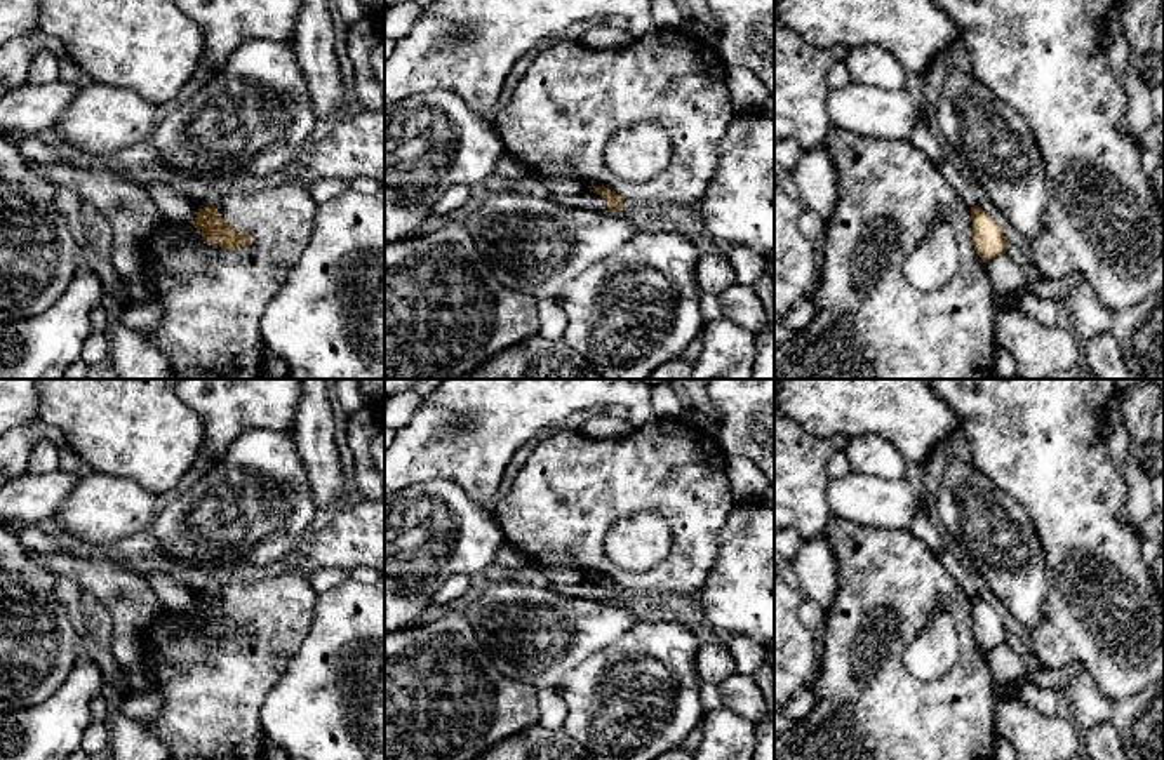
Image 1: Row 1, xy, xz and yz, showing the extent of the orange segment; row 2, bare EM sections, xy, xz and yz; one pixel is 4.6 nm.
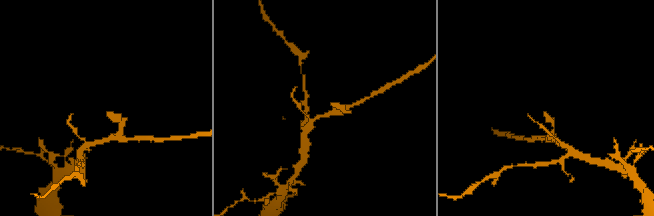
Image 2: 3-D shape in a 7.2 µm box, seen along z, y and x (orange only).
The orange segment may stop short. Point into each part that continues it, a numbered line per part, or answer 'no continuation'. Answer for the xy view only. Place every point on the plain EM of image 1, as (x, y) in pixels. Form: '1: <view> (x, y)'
no continuation

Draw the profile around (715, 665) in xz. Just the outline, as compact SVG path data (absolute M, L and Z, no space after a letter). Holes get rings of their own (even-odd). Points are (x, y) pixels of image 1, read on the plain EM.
M726 640L701 643L698 650L696 671L701 683L720 685L736 673L736 663Z

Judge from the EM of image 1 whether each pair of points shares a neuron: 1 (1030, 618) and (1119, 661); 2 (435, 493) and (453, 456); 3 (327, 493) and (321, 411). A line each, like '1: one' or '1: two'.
1: two
2: two
3: one

